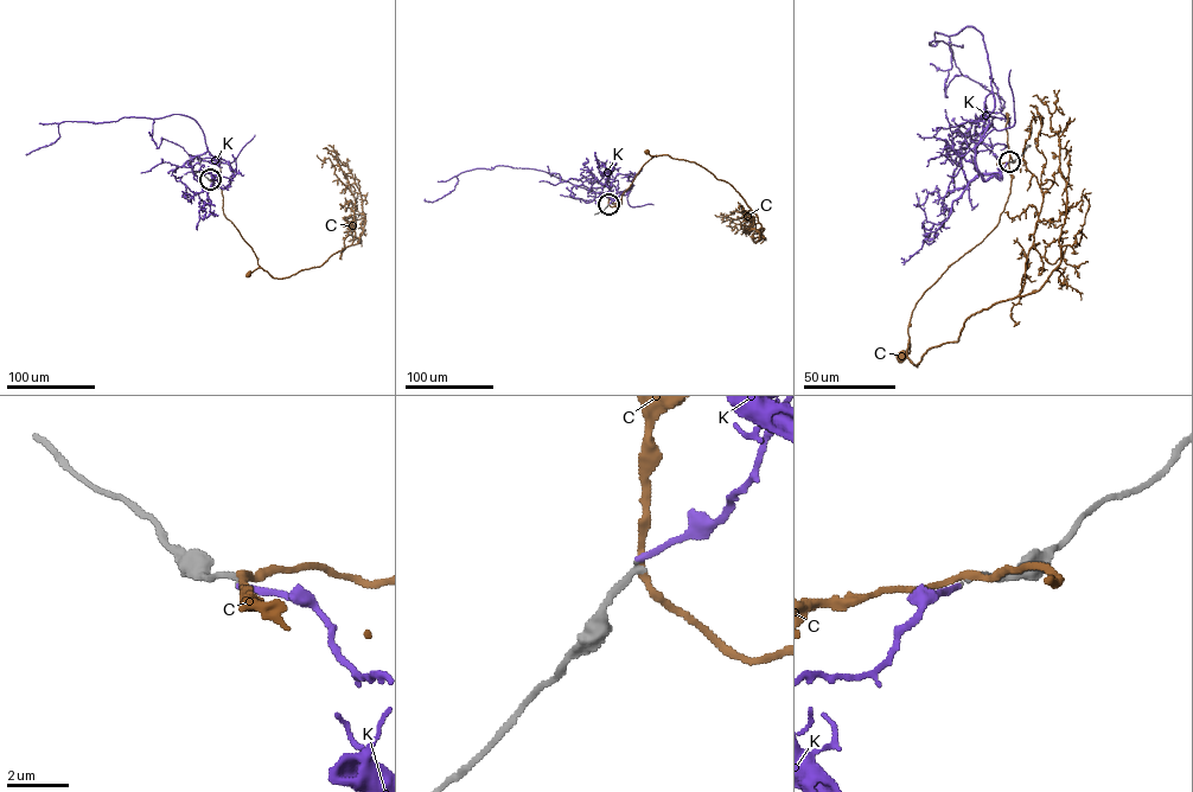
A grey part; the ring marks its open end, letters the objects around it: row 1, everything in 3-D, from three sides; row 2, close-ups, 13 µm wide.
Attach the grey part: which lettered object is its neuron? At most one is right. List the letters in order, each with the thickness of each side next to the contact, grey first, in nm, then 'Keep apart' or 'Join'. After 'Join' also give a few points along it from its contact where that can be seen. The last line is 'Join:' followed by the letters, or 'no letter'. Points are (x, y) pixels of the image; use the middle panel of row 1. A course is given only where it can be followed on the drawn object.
C: Thickness 220 nm (grey) against 220 nm. Keep apart
K: Thickness 200 nm (grey) against 180 nm. Keep apart
Join: no letter

